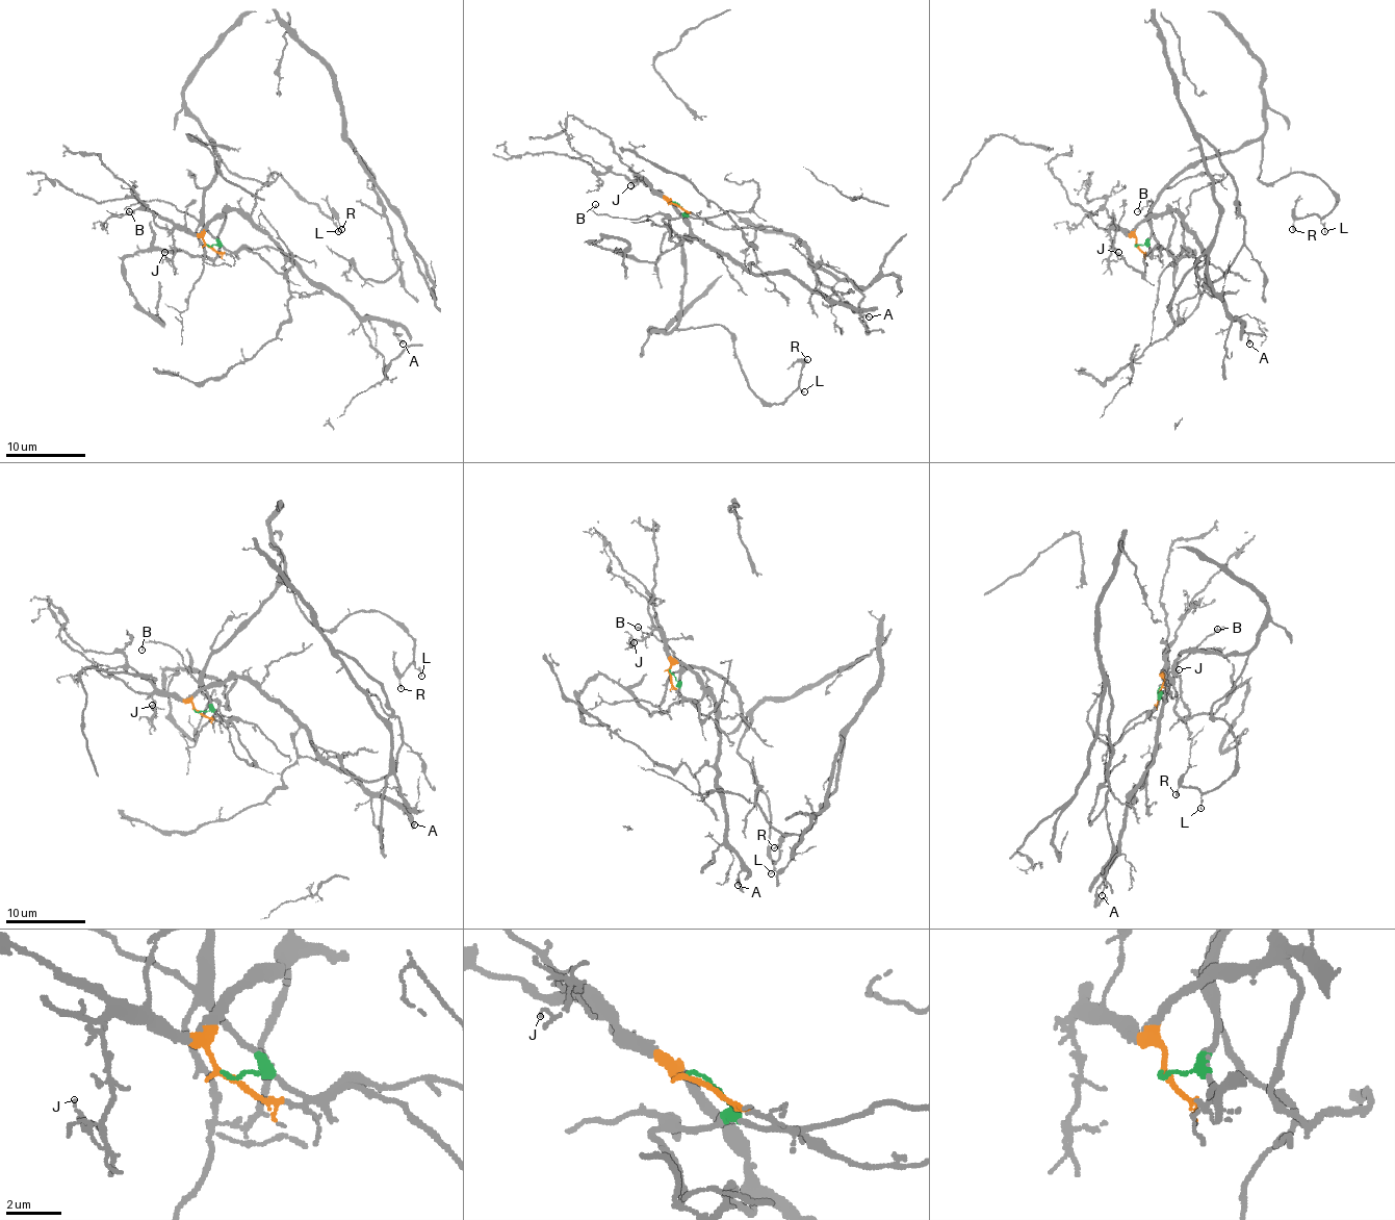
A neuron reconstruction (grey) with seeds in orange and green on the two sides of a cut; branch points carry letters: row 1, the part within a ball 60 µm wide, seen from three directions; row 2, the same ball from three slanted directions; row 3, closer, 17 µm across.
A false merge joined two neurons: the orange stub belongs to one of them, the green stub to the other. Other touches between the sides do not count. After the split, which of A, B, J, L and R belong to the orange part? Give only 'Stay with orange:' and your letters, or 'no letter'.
Stay with orange: A, J

